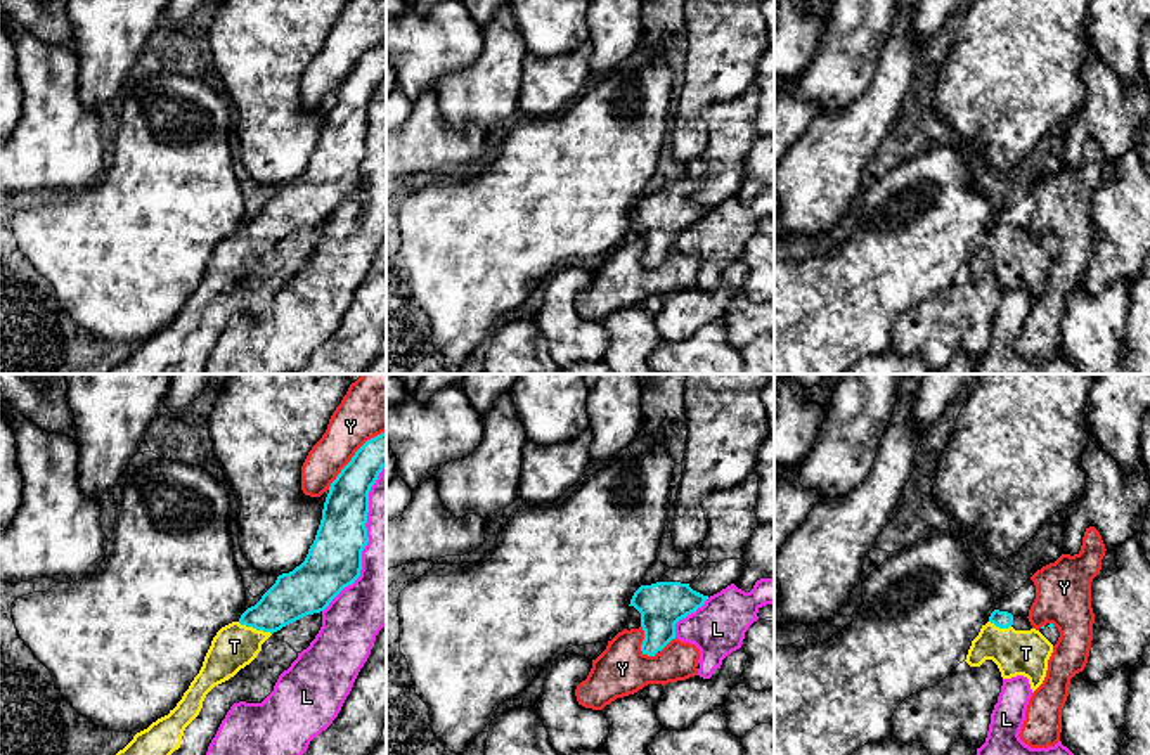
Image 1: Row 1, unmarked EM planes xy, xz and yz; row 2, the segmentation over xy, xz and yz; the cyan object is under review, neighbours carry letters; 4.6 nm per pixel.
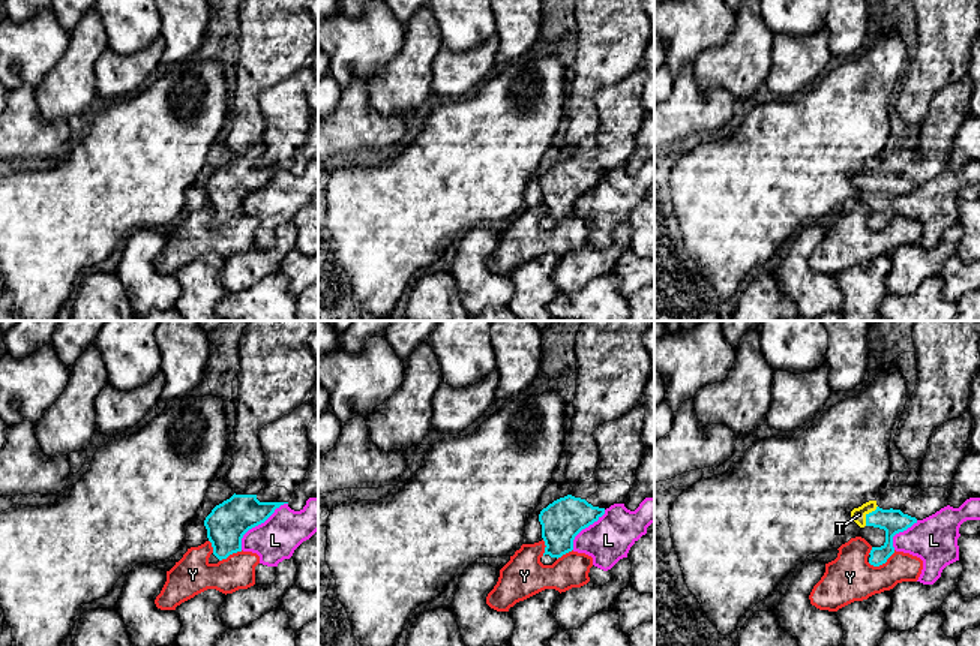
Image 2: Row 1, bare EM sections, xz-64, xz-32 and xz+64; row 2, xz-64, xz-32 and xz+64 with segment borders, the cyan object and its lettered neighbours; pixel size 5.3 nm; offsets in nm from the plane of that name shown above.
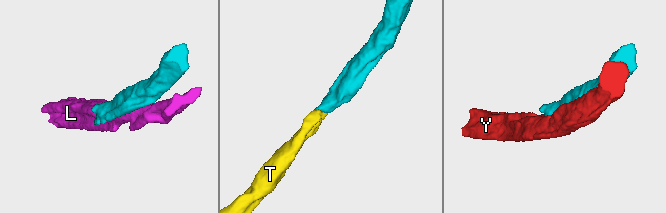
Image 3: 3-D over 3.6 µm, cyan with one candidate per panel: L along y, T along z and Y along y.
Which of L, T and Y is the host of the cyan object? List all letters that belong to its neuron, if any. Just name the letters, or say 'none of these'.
T

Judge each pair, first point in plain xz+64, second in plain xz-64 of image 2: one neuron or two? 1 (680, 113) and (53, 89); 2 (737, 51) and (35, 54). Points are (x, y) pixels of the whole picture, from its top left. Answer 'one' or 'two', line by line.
1: two
2: two

